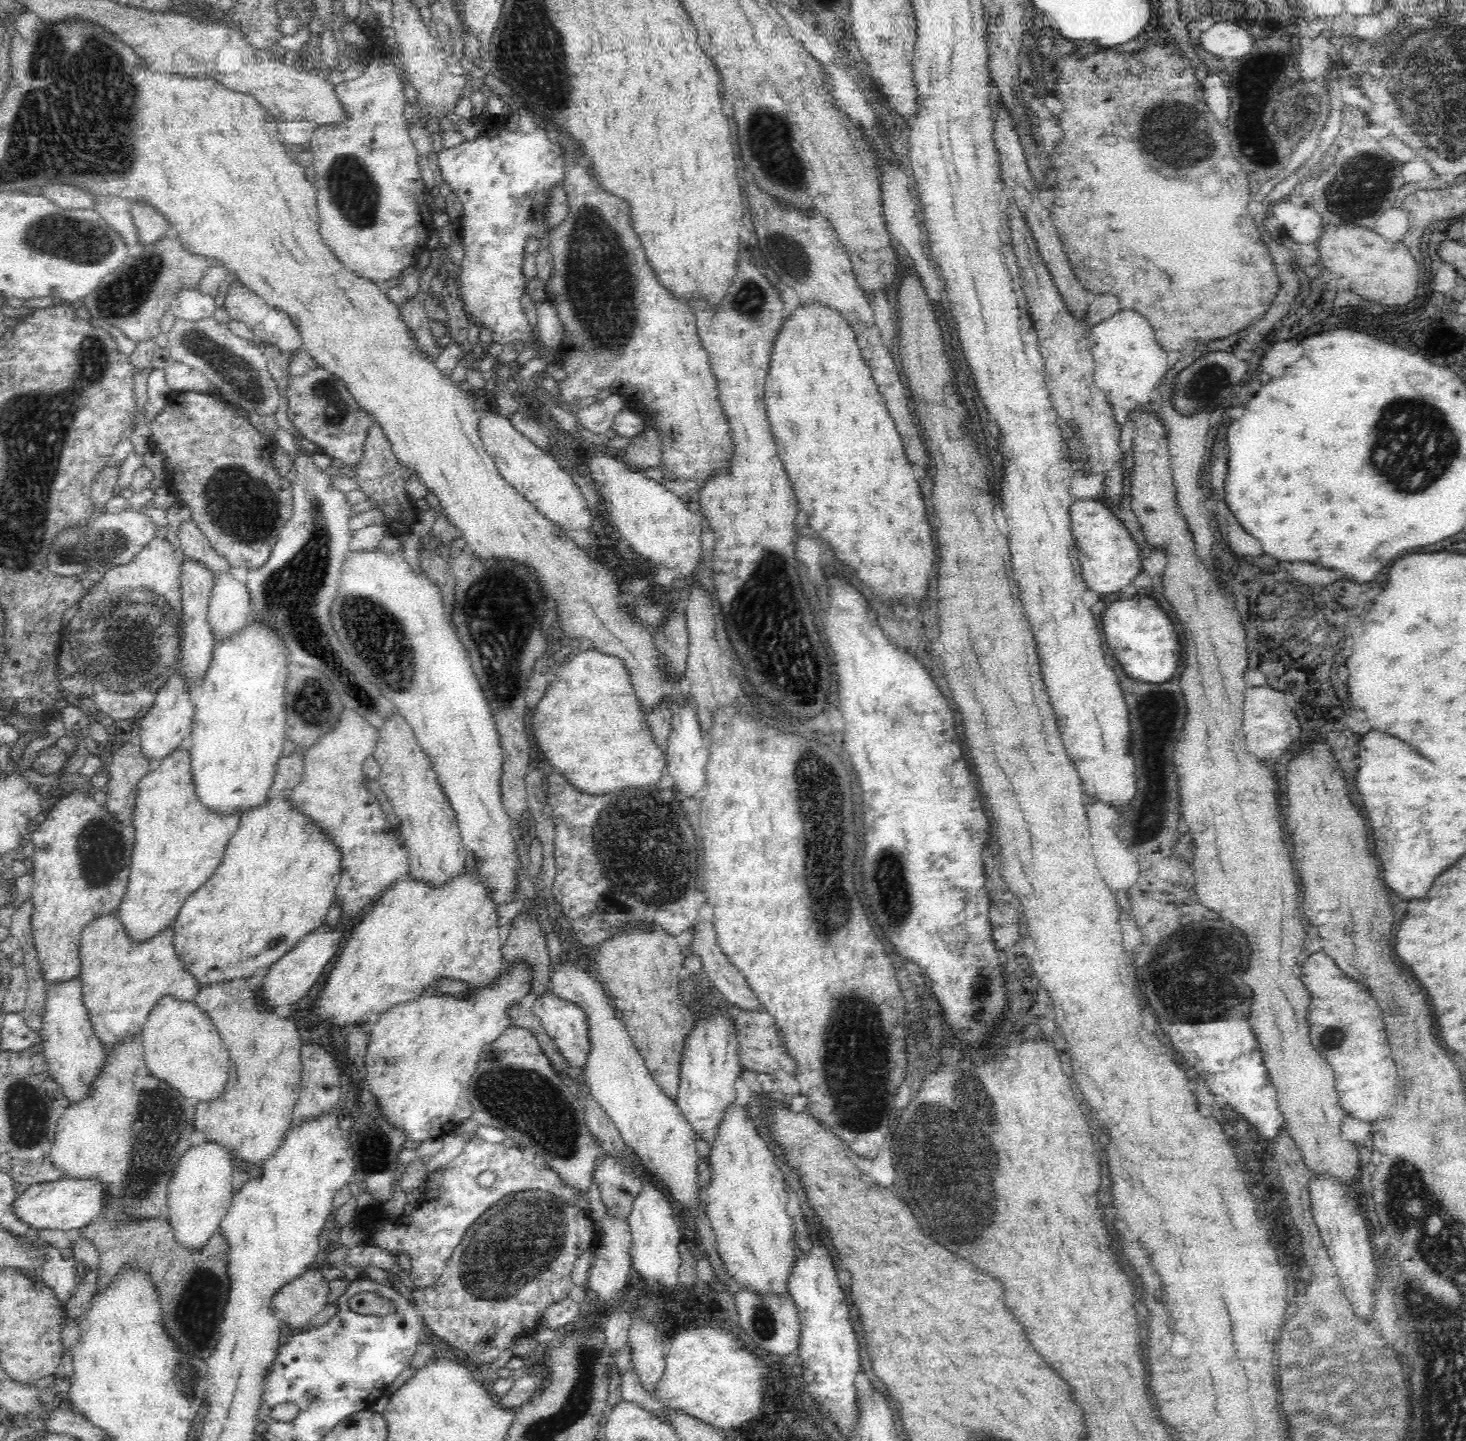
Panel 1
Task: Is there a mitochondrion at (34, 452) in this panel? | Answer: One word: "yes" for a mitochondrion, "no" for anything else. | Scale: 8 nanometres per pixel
yes

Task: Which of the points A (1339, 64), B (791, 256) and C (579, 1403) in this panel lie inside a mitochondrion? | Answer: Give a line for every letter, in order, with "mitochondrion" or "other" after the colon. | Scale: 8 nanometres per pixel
A: other
B: mitochondrion
C: mitochondrion

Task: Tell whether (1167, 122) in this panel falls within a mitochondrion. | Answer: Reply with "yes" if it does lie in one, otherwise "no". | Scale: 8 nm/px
yes

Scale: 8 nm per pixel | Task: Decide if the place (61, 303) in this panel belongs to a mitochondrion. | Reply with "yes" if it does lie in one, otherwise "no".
no

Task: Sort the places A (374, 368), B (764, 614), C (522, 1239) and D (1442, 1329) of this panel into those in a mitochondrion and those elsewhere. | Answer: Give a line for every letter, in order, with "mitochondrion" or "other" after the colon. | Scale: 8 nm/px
A: other
B: mitochondrion
C: mitochondrion
D: mitochondrion

